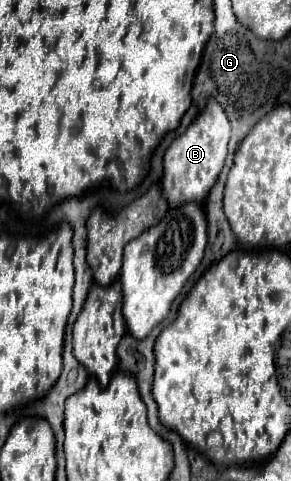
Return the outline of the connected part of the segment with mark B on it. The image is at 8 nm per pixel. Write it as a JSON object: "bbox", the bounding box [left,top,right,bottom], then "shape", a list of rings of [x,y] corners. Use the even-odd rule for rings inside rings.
{"bbox":[162,100,230,206],"shape":[[[208,100],[206,108],[188,130],[178,136],[164,154],[164,176],[162,176],[162,192],[170,206],[178,206],[182,202],[204,202],[210,188],[216,184],[224,160],[226,148],[230,140],[230,120],[226,118],[222,106],[216,100]]]}

